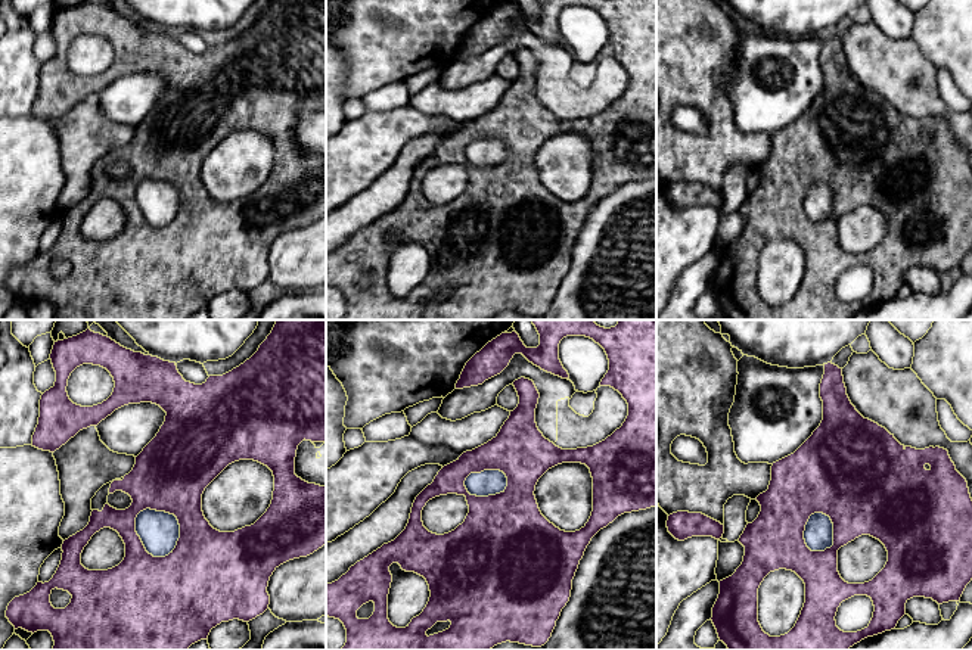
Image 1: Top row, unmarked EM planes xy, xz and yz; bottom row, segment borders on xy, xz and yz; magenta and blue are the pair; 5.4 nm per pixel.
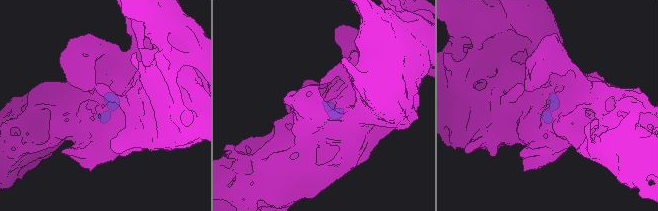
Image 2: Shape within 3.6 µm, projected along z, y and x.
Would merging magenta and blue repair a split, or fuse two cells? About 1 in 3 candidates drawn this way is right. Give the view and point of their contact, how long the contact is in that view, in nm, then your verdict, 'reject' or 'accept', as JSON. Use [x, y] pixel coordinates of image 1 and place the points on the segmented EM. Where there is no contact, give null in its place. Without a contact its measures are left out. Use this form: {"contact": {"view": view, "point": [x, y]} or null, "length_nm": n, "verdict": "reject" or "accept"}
{"contact": {"view": "xy", "point": [143, 546]}, "length_nm": 300, "verdict": "reject"}

